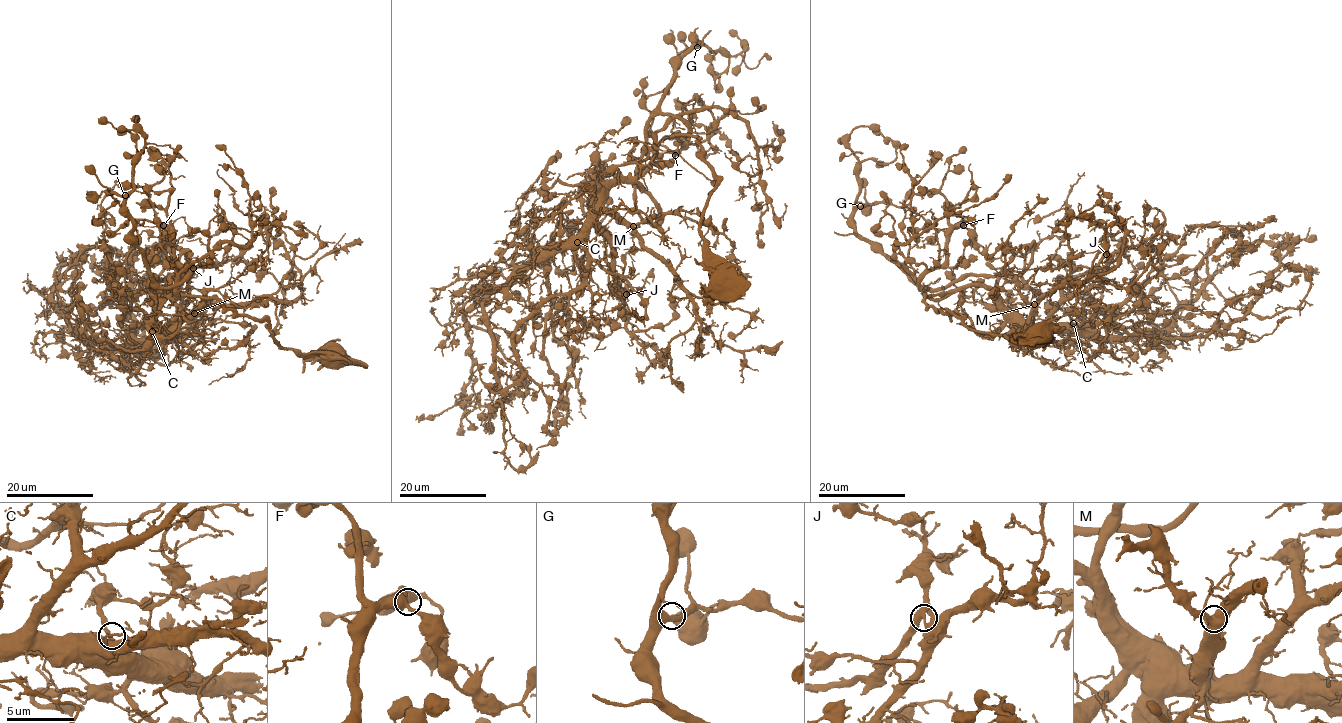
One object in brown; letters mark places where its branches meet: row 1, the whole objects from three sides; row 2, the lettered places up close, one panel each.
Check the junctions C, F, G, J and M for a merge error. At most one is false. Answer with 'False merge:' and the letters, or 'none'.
False merge: J

